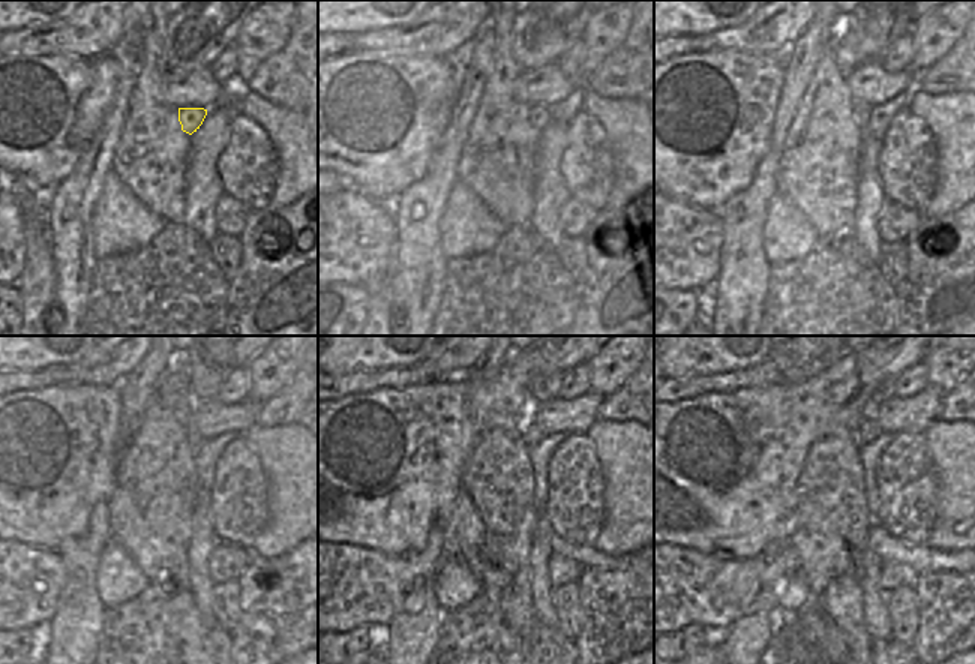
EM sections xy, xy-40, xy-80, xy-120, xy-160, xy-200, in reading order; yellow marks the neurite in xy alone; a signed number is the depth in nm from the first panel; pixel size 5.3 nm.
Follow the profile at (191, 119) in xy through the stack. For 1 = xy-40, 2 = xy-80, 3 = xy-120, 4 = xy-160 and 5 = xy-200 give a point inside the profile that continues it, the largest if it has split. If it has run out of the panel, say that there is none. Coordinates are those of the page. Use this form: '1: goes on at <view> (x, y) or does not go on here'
1: goes on at xy-40 (531, 116)
2: goes on at xy-80 (861, 111)
3: goes on at xy-120 (194, 438)
4: goes on at xy-160 (531, 433)
5: goes on at xy-200 (869, 429)

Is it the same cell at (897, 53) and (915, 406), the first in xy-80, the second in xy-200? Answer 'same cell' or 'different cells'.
different cells

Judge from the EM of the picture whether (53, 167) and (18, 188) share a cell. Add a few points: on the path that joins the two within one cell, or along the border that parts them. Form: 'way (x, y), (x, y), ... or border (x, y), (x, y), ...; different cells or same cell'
border (15, 179), (23, 179), (45, 192); different cells

